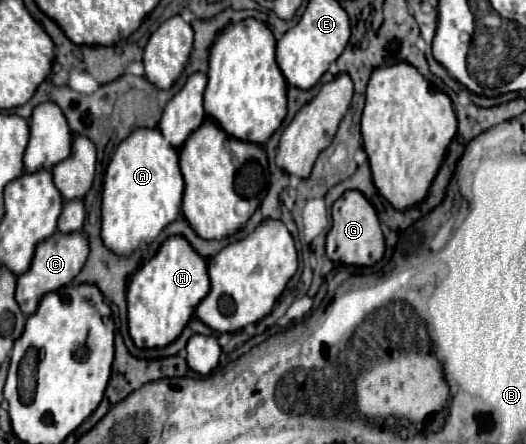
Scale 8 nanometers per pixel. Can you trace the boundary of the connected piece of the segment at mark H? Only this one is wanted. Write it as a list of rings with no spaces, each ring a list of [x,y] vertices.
[[[168,238],[156,256],[136,270],[128,286],[128,330],[134,344],[138,348],[164,348],[172,344],[208,290],[210,278],[206,260],[200,258],[184,238]]]

